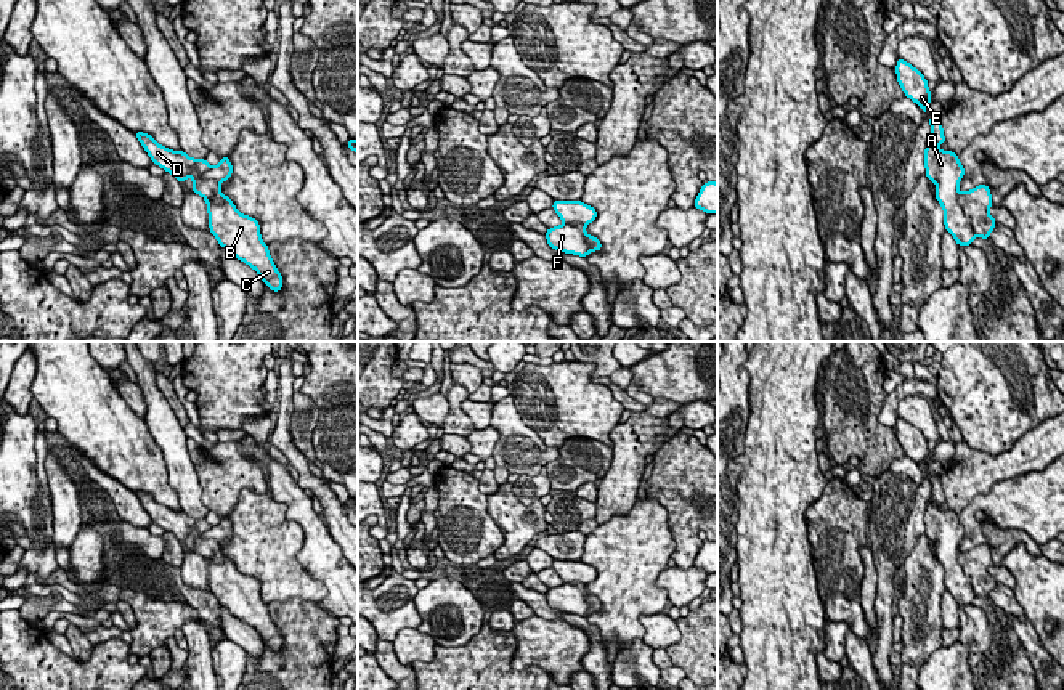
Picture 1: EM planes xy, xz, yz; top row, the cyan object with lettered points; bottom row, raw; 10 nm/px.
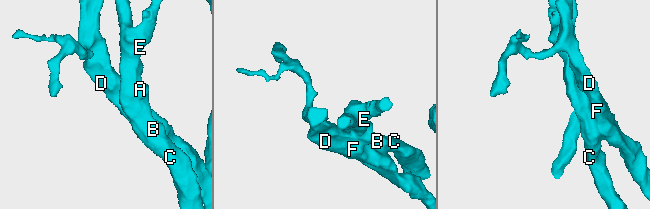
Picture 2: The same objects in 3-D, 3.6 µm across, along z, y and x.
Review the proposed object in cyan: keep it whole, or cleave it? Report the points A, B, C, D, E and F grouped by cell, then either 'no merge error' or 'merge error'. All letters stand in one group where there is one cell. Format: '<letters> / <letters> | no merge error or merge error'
A B C D E F | no merge error

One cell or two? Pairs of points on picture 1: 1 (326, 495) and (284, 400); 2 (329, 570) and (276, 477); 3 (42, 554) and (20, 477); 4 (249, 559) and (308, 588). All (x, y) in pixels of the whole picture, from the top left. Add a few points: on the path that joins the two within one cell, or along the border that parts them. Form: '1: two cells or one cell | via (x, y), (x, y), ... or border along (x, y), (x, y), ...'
1: one cell | via (304, 472), (300, 462), (284, 445), (284, 424)
2: one cell | via (320, 547), (315, 528), (296, 499)
3: one cell | via (42, 535), (37, 517), (23, 496)
4: one cell | via (263, 564), (272, 564), (286, 578), (294, 581)

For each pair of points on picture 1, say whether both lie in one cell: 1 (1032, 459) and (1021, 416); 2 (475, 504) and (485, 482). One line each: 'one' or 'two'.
1: two
2: two

